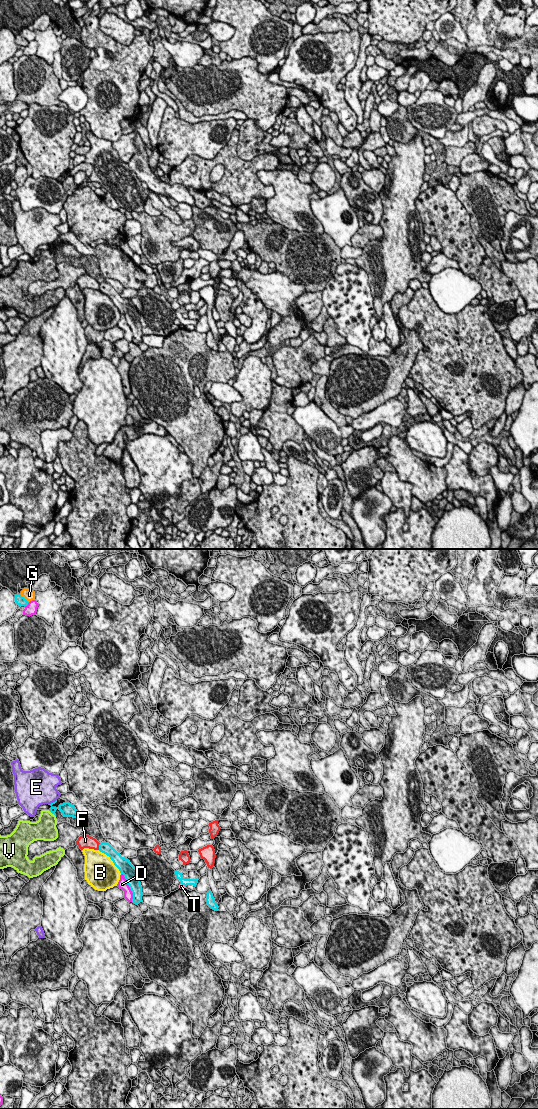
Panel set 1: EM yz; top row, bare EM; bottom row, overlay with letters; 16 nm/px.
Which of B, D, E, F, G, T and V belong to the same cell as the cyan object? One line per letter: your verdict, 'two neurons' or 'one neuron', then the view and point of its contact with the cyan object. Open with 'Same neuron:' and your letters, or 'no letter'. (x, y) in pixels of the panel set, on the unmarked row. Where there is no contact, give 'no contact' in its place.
Same neuron: no letter
B: two neurons | yz (111, 299)
D: two neurons | yz (129, 326)
E: two neurons | yz (53, 242)
F: two neurons | yz (99, 286)
G: two neurons | yz (24, 38)
T: two neurons | yz (183, 324)
V: two neurons | yz (52, 253)

